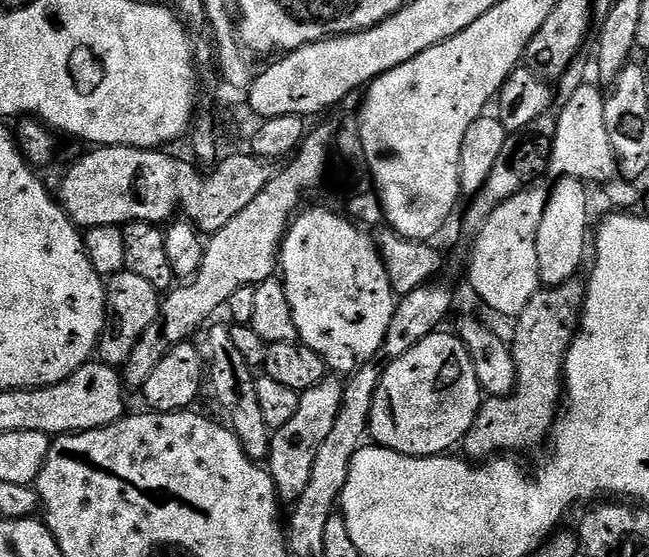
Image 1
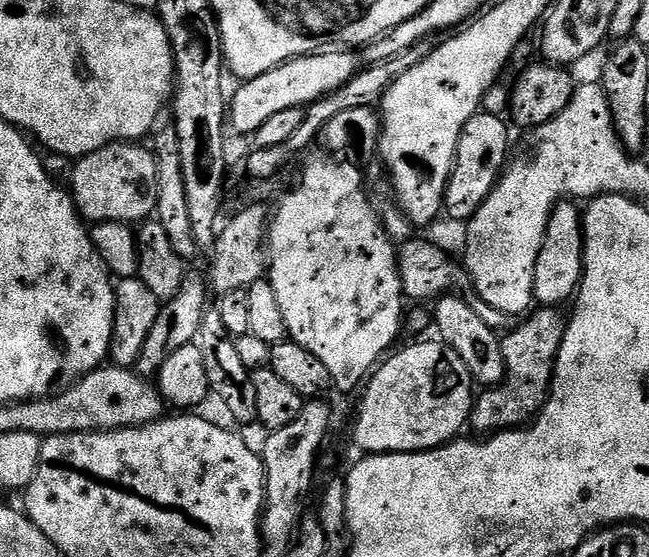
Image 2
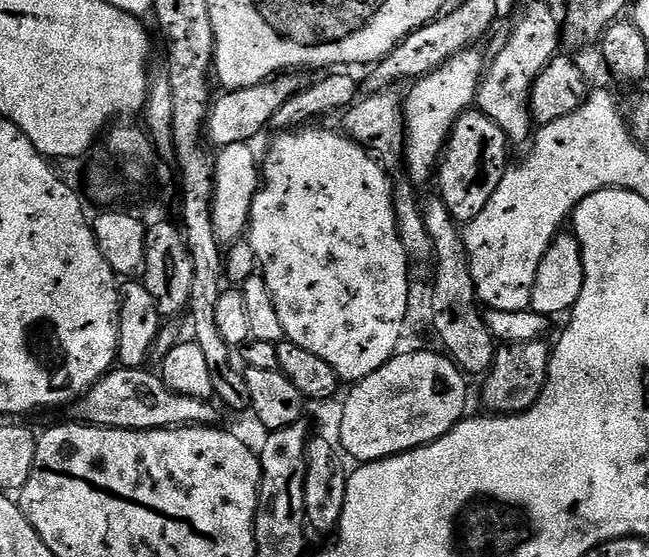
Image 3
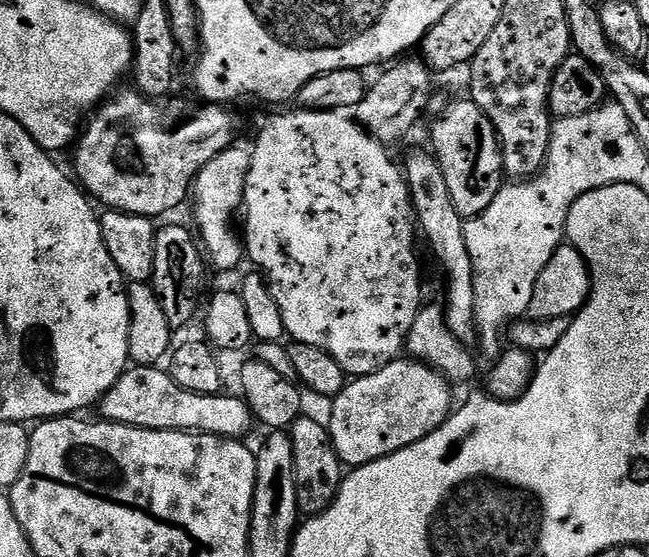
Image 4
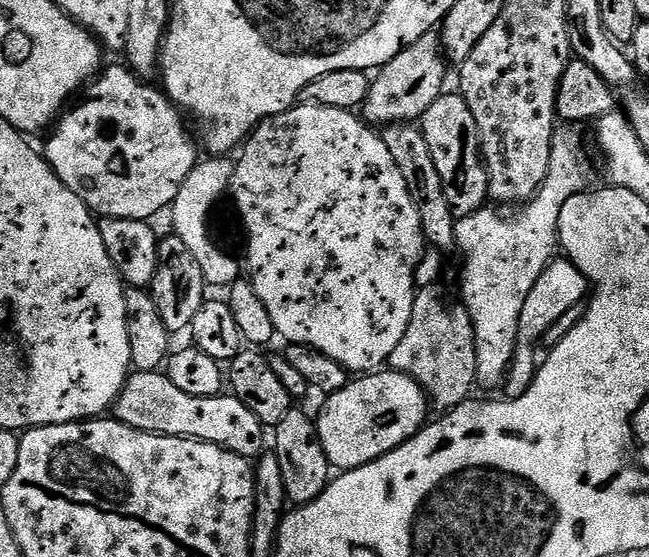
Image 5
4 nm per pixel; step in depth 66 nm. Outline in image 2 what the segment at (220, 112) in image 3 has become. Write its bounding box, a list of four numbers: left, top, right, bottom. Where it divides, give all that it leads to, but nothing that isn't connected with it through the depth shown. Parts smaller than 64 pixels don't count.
[226,50,362,138]

